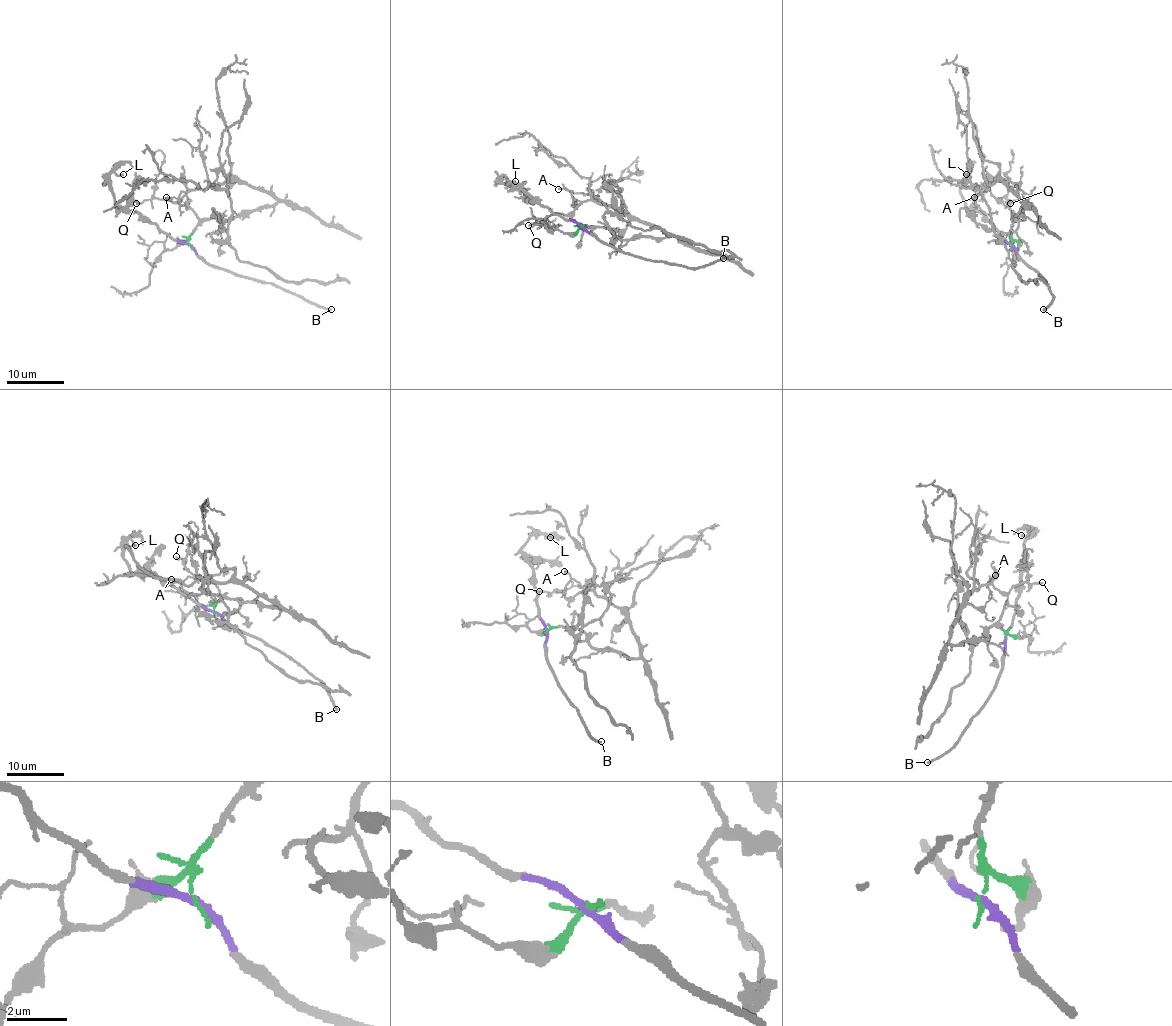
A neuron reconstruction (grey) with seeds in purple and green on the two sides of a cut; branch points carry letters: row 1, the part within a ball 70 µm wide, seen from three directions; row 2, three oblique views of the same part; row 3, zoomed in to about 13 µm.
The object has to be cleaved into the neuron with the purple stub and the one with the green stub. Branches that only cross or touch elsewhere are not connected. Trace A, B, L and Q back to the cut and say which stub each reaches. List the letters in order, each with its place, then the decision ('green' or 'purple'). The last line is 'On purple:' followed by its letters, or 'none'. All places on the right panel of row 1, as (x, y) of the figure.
A: place (974, 197); green
B: place (1043, 309); purple
L: place (966, 174); purple
Q: place (1010, 203); green
On purple: B, L

